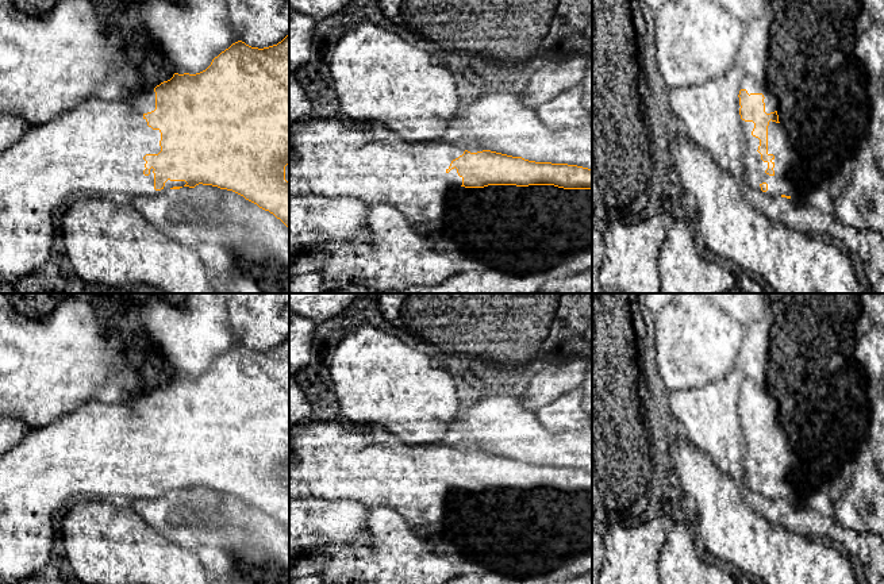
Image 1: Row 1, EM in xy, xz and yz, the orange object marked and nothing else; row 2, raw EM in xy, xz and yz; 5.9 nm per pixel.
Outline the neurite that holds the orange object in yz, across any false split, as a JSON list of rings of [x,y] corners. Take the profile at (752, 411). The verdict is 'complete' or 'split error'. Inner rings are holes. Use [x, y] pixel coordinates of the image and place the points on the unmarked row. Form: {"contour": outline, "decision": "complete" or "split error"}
{"contour": [[[743,379],[739,388],[741,430],[746,442],[746,487],[769,499],[804,499],[796,483],[799,457],[779,424],[777,402],[757,383]]], "decision": "split error"}

